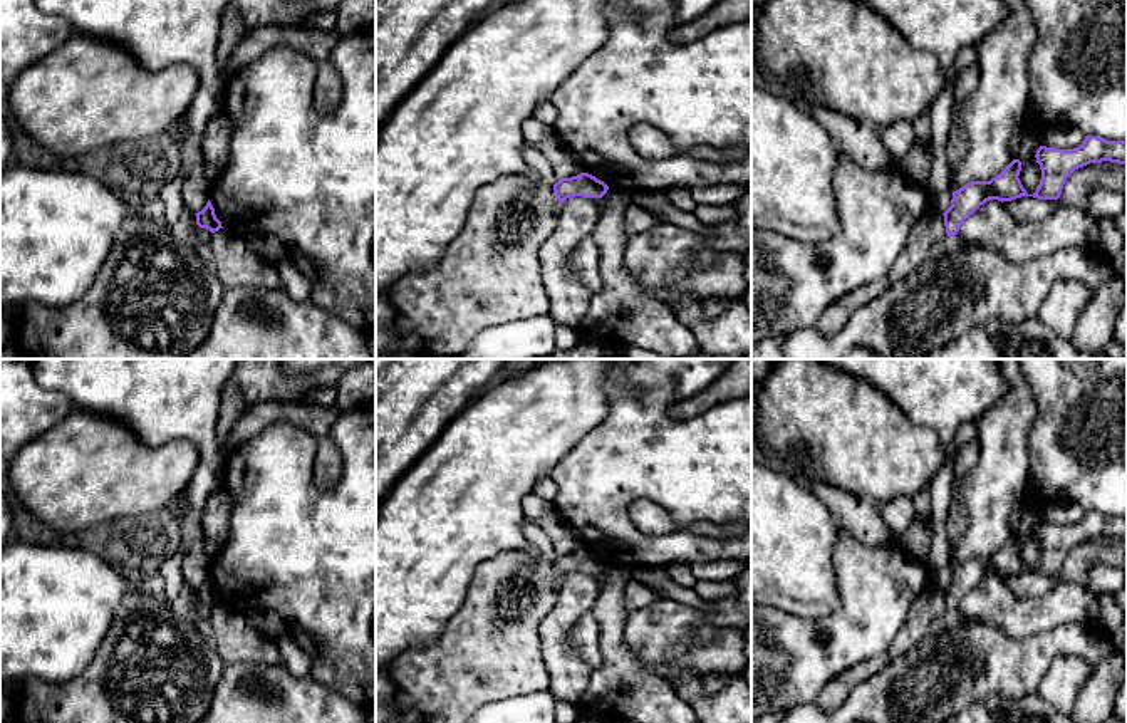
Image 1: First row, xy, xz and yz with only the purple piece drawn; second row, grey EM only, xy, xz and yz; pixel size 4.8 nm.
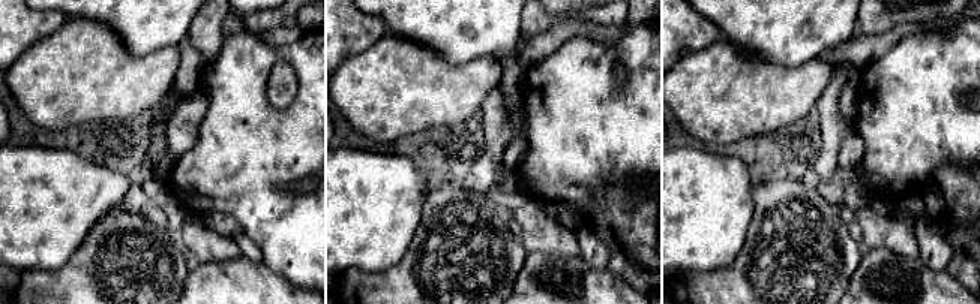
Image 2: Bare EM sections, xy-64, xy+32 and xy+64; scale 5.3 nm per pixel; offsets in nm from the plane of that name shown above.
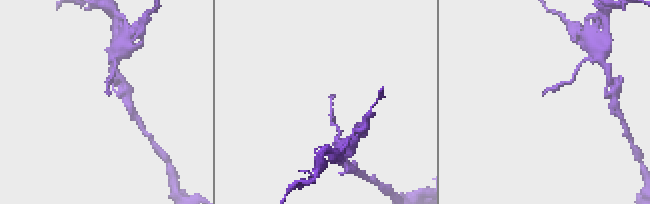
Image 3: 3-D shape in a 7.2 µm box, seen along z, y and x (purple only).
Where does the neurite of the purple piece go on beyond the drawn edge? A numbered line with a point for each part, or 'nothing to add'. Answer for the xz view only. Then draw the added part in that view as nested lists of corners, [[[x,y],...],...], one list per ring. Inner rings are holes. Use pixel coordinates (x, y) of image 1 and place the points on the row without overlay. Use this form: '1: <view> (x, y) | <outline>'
nothing to add

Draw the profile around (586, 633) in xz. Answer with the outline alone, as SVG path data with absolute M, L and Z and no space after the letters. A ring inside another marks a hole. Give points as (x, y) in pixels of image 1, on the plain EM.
M592 611L584 614L572 627L572 646L579 663L595 669L602 664L602 651L599 646L600 626Z

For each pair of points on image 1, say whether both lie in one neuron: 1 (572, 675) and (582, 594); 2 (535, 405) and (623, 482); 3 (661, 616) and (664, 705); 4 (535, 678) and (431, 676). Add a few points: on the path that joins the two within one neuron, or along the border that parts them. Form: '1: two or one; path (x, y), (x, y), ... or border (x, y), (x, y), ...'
1: one; path (560, 655), (560, 619), (564, 614)
2: two; border (607, 416), (550, 470)
3: two; border (629, 646), (659, 673)
4: one; path (510, 675), (457, 675)

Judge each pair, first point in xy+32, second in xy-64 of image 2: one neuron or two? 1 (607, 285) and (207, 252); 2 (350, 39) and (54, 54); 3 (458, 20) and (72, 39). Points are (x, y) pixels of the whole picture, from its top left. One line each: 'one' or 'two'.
1: two
2: two
3: two

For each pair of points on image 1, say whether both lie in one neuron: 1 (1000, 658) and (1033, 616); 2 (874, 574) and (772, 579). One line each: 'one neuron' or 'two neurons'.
1: two neurons
2: two neurons

